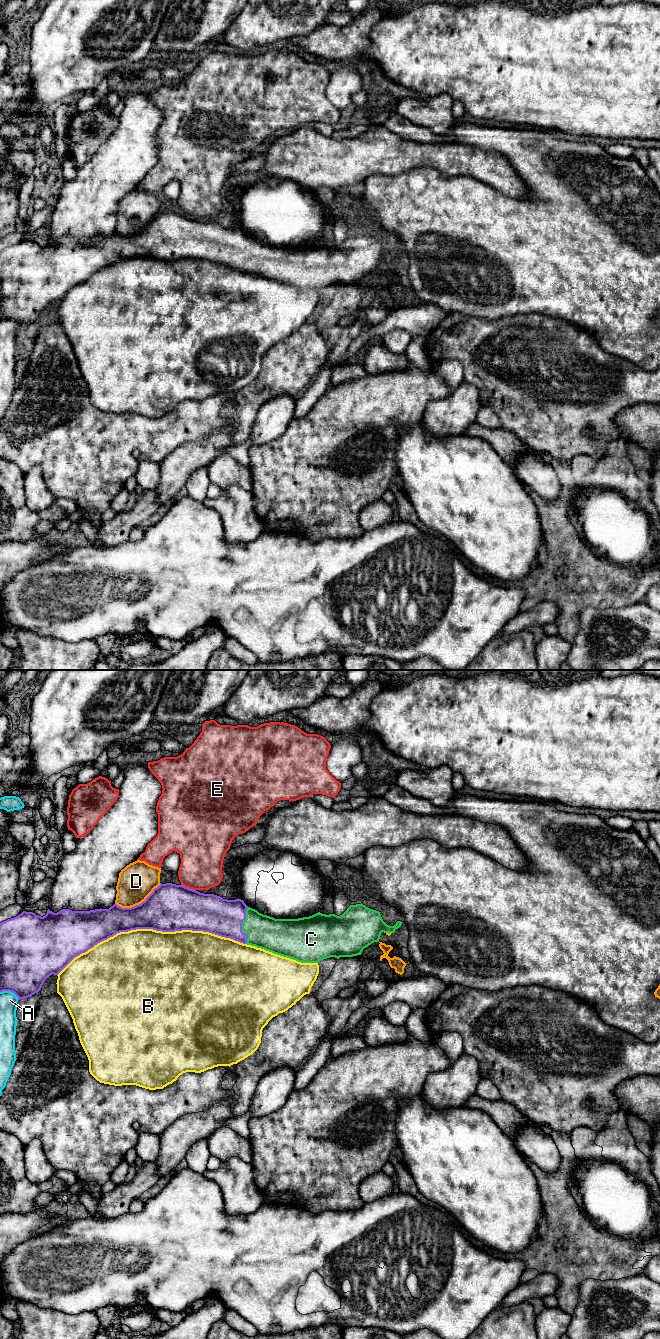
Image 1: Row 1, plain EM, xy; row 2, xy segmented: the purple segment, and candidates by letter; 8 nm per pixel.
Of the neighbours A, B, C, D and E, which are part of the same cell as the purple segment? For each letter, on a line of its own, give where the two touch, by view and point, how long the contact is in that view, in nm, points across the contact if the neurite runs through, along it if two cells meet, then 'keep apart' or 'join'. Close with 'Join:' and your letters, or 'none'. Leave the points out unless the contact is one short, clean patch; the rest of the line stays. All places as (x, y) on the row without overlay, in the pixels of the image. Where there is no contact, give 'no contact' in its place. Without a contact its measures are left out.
A: meets purple in xy at (10, 319); contact 170 nm long; keep apart
B: meets purple in xy at (151, 256); contact 1550 nm long; keep apart
C: meets purple in xy at (241, 254); contact 300 nm long; join
D: meets purple in xy at (139, 232); contact 400 nm long; keep apart
E: meets purple in xy at (187, 215); contact 130 nm long; border along xy (181, 212), (195, 218); keep apart
Join: C

